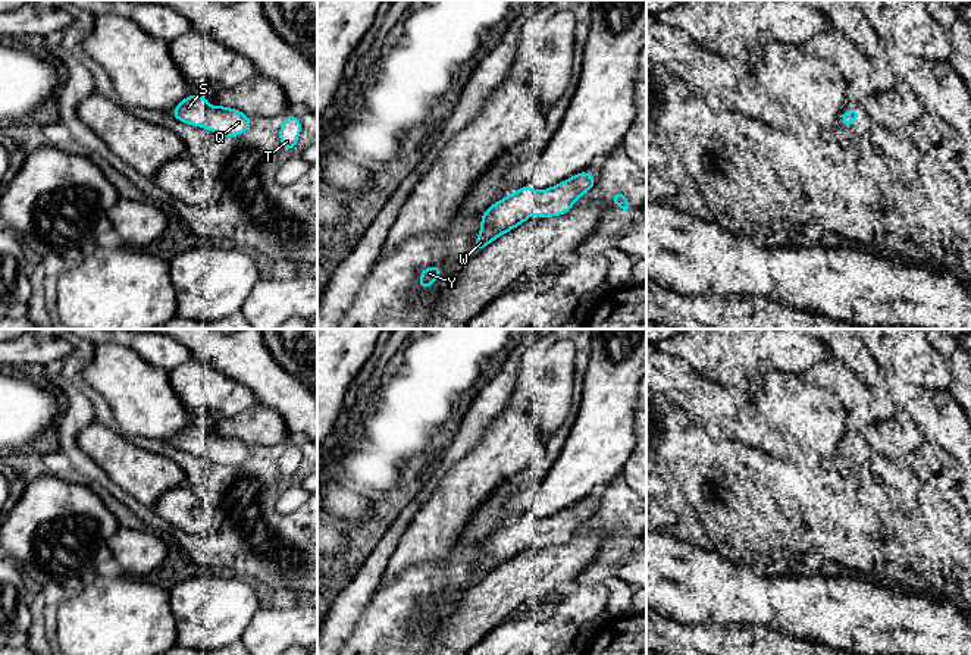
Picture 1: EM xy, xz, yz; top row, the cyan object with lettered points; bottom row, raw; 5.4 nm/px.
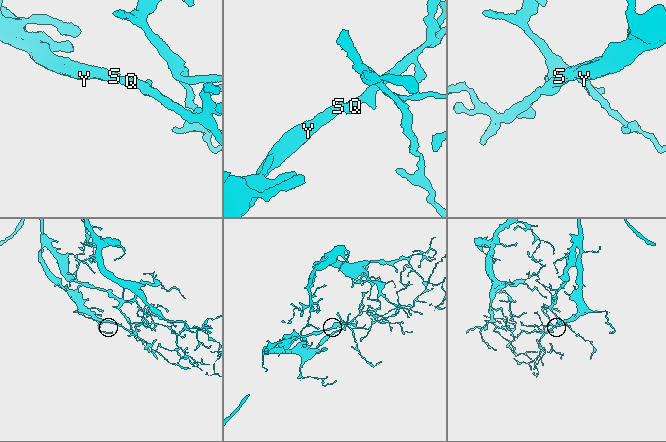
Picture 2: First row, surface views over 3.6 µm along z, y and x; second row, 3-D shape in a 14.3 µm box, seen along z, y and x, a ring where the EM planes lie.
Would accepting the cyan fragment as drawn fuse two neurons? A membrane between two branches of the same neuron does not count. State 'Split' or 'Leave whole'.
Leave whole

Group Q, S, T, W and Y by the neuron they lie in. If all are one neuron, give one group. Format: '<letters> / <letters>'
Q S T W Y

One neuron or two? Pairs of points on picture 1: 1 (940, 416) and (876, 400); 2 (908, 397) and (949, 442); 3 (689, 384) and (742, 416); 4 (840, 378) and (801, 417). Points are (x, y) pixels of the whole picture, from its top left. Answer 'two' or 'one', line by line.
1: two
2: one
3: one
4: two

